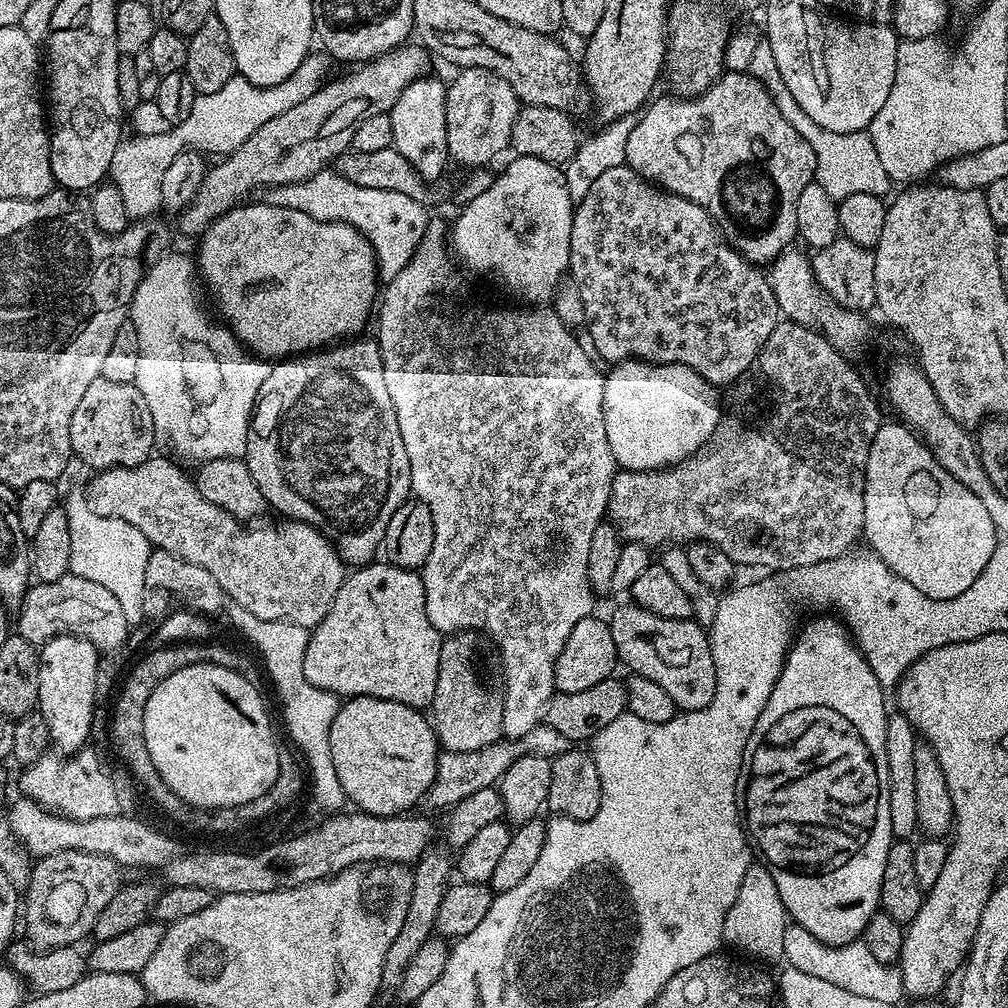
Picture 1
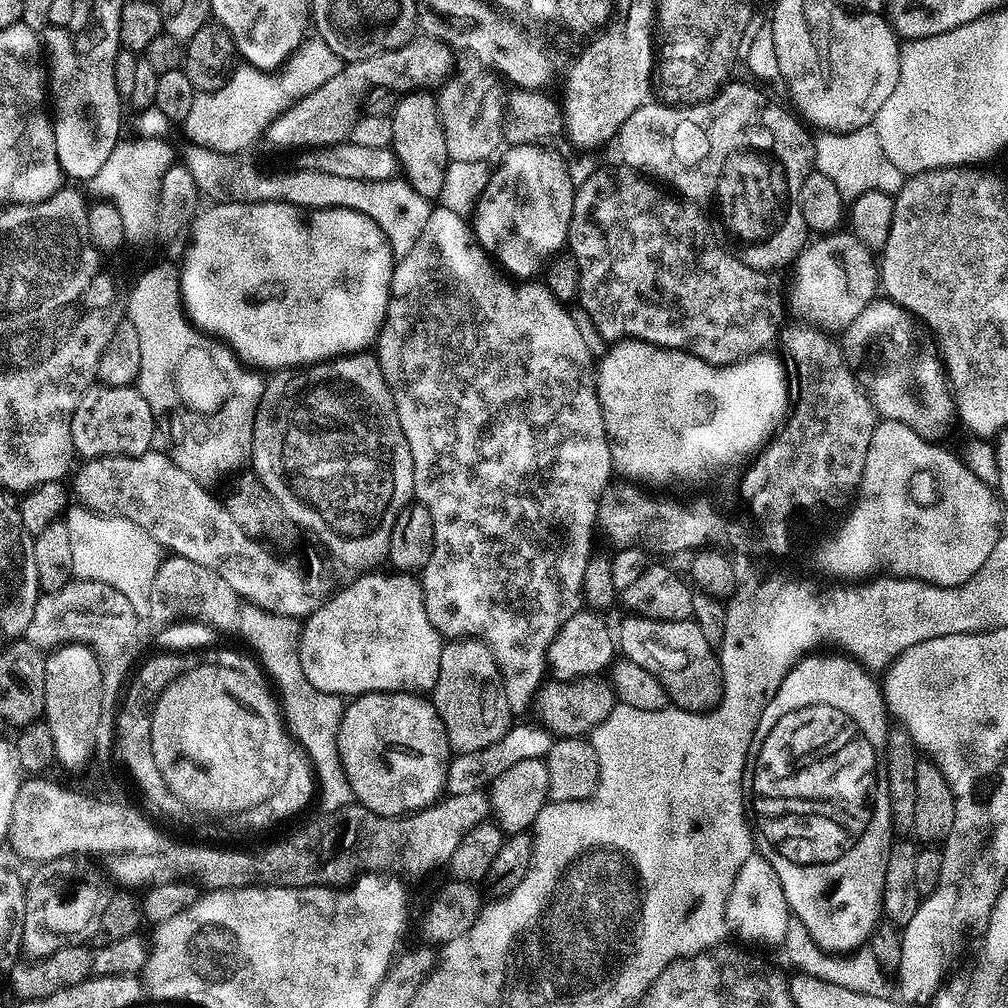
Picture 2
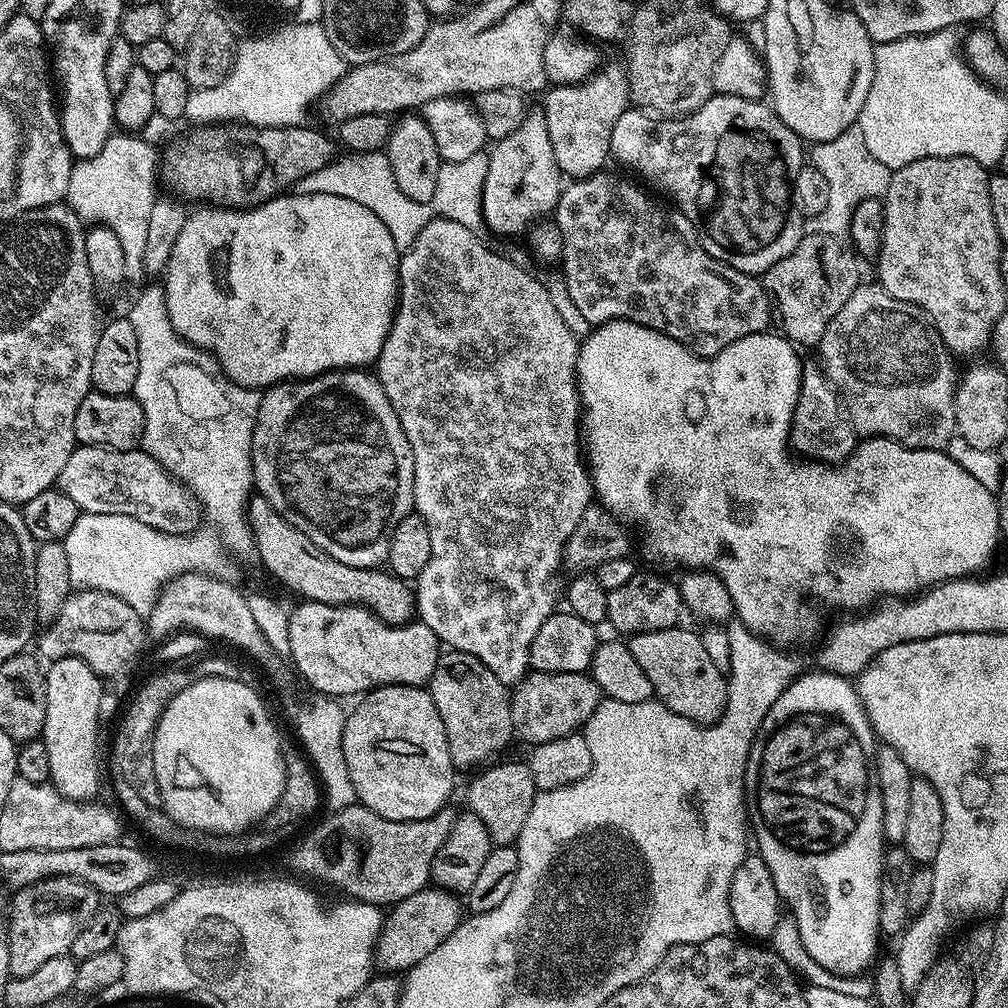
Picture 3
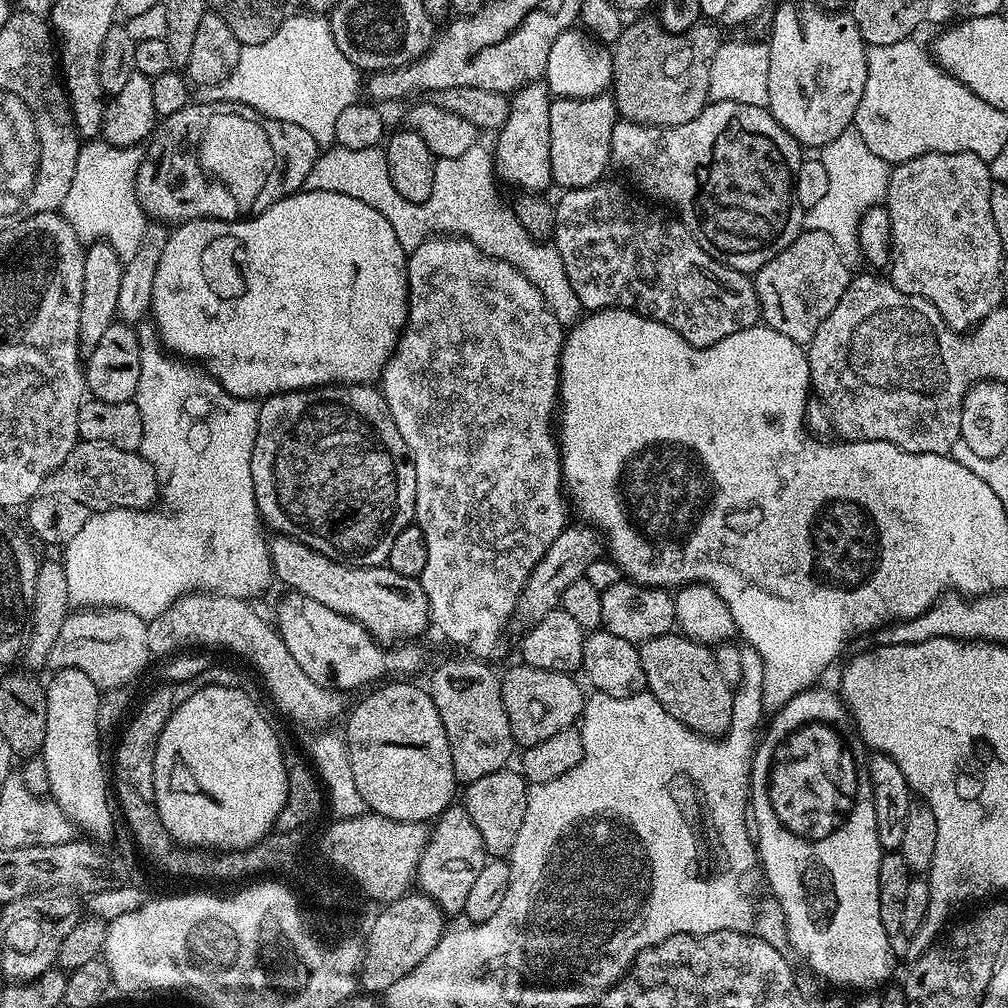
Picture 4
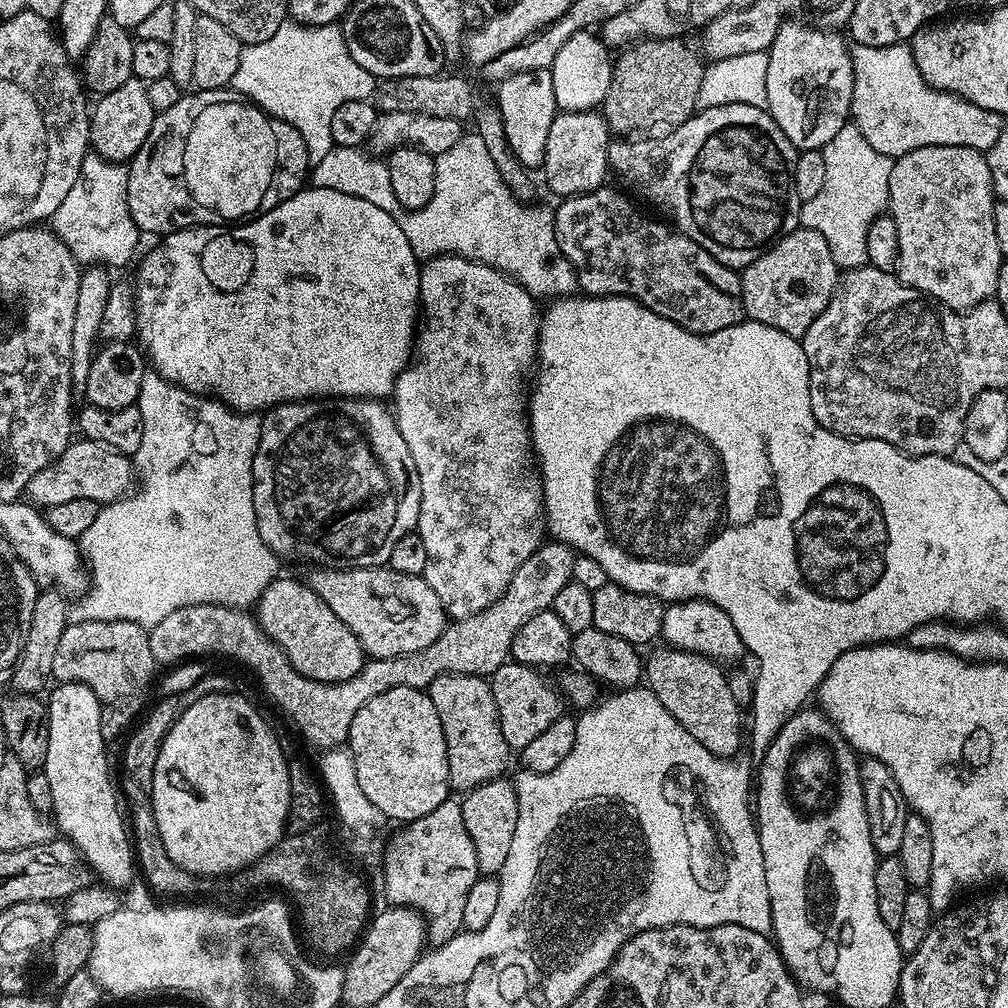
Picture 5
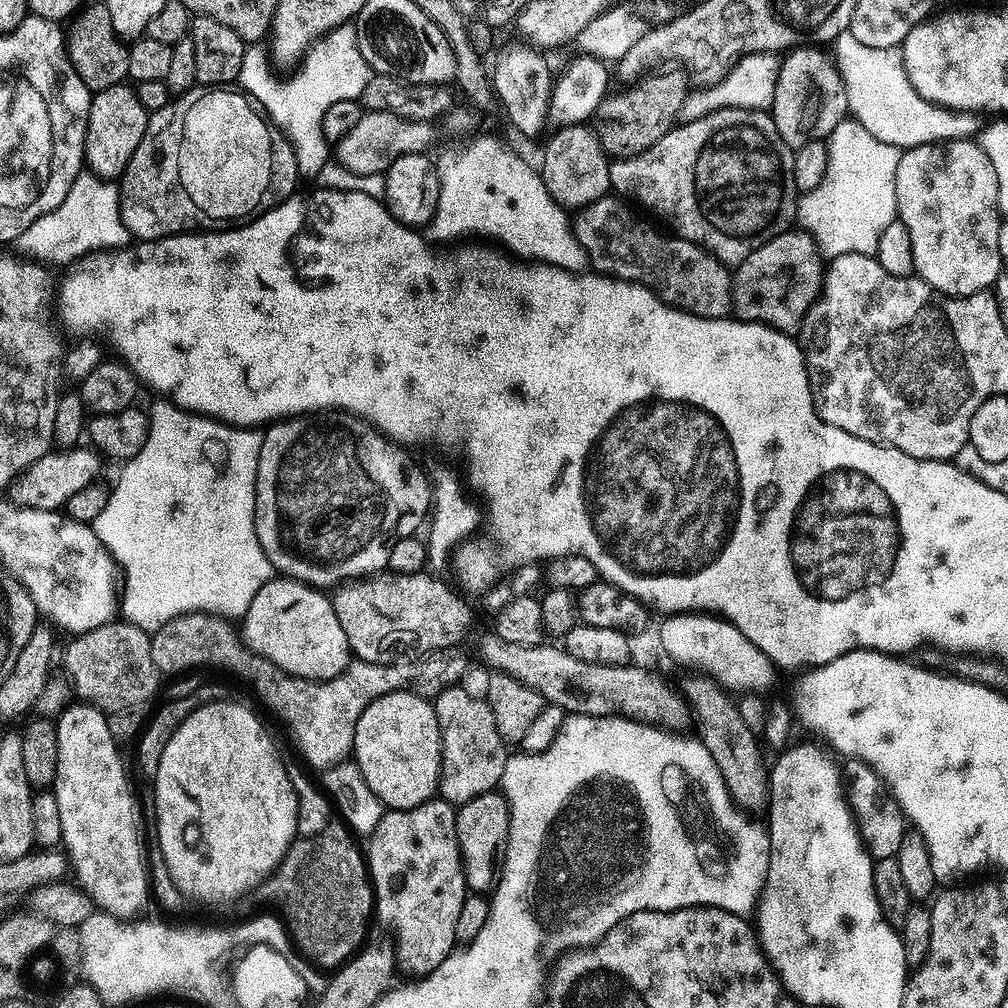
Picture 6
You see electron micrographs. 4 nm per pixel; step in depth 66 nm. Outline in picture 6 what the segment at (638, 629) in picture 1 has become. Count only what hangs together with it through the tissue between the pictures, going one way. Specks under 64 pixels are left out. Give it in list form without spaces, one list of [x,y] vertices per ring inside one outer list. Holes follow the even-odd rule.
[[[705,674],[686,676],[688,677],[681,682],[678,692],[690,716],[692,712],[696,719],[696,728],[700,731],[697,732],[698,739],[706,746],[710,758],[714,758],[737,808],[749,813],[756,812],[759,808],[761,811],[768,802],[769,769],[766,767],[766,760],[764,764],[763,754],[760,753],[762,744],[757,733],[750,726],[746,726],[746,722],[742,722],[739,703],[721,684]]]

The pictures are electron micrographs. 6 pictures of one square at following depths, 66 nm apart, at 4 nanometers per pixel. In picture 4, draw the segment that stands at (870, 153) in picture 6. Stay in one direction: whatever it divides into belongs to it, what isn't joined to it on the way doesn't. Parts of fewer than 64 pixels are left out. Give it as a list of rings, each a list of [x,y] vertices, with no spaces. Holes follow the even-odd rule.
[[[852,144],[852,152],[844,152],[844,160],[836,160],[836,152],[825,153],[828,156],[828,161],[824,163],[826,174],[836,176],[836,184],[830,184],[822,202],[818,202],[814,209],[814,224],[834,238],[834,246],[838,246],[845,262],[849,266],[856,266],[862,260],[858,246],[858,222],[862,214],[866,214],[866,210],[860,212],[860,200],[872,200],[877,206],[885,203],[886,198],[876,198],[876,192],[887,197],[890,166],[882,158],[878,158],[878,154],[874,154],[876,160],[868,160],[868,152],[860,152],[860,144]]]

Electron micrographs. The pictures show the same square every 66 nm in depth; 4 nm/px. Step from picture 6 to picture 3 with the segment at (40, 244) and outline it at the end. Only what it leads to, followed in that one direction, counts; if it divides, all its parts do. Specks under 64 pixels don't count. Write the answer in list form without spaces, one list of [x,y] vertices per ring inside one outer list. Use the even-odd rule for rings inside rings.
[[[113,134],[109,140],[105,140],[102,150],[98,150],[98,154],[93,156],[85,156],[77,159],[72,165],[72,173],[70,174],[70,182],[68,183],[68,194],[66,197],[66,203],[68,207],[72,208],[76,215],[85,222],[91,222],[96,226],[103,226],[114,230],[118,234],[118,242],[122,242],[122,250],[126,254],[126,266],[128,267],[128,276],[134,278],[134,276],[140,276],[143,273],[143,254],[145,253],[146,245],[146,233],[149,232],[149,219],[150,212],[154,207],[156,200],[158,199],[158,192],[156,192],[156,180],[158,184],[158,148],[151,144],[148,140],[143,140],[140,134]]]

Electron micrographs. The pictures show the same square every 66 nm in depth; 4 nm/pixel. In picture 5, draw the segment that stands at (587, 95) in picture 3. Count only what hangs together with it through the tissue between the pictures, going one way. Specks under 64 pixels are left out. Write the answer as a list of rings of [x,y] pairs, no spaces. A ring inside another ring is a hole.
[[[557,111],[554,122],[550,122],[550,138],[546,138],[546,154],[542,173],[548,179],[548,188],[556,198],[581,196],[605,187],[608,166],[610,133],[608,124],[599,111],[565,112]]]

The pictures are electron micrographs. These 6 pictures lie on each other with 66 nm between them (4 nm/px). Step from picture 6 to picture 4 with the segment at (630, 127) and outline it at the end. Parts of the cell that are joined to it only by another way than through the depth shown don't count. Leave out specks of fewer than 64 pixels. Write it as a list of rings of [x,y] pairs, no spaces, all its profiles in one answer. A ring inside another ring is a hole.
[[[644,18],[633,19],[636,21],[634,21],[632,25],[629,23],[627,26],[624,26],[616,42],[611,45],[612,82],[610,88],[614,93],[617,113],[619,113],[619,115],[625,120],[633,120],[635,124],[655,124],[657,128],[669,128],[670,126],[678,126],[682,122],[690,122],[690,118],[697,116],[699,112],[704,109],[705,104],[709,103],[708,91],[710,90],[710,66],[712,65],[714,54],[720,49],[722,43],[722,35],[720,36],[719,30],[716,29],[719,27],[712,22],[699,22],[693,24],[693,26],[686,29],[685,32],[668,32],[667,29],[661,27],[659,19],[640,19]]]

